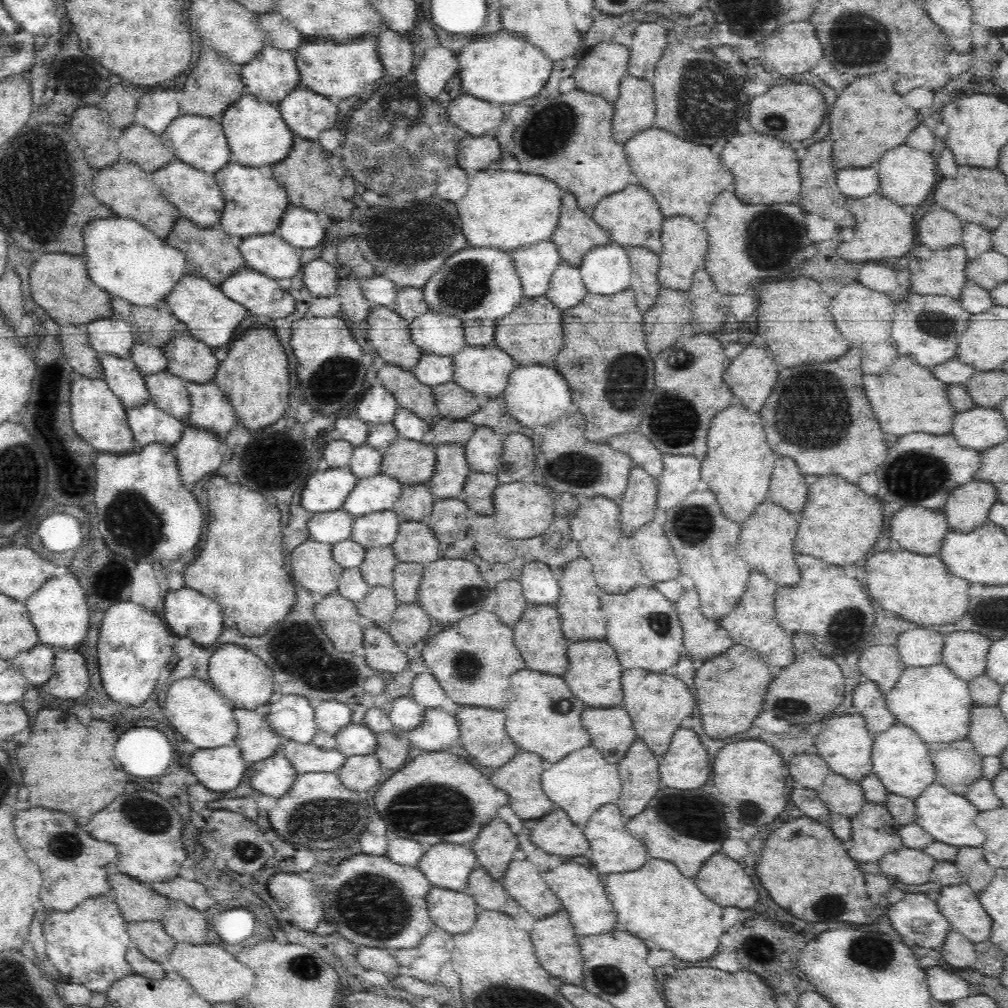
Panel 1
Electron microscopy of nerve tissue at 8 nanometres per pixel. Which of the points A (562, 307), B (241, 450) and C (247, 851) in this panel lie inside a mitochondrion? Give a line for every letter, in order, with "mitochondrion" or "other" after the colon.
A: other
B: mitochondrion
C: mitochondrion

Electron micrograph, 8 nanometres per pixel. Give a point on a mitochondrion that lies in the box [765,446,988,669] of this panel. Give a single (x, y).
(914, 475)

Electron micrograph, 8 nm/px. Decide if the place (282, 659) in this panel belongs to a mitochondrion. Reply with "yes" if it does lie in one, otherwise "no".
yes

